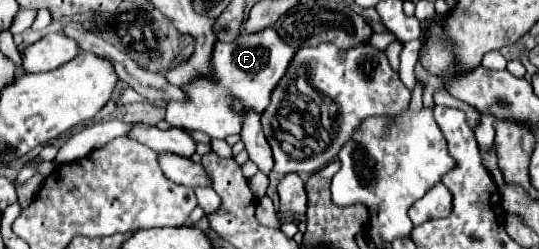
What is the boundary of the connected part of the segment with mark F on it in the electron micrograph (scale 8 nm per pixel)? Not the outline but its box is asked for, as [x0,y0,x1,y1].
[166,28,294,138]

